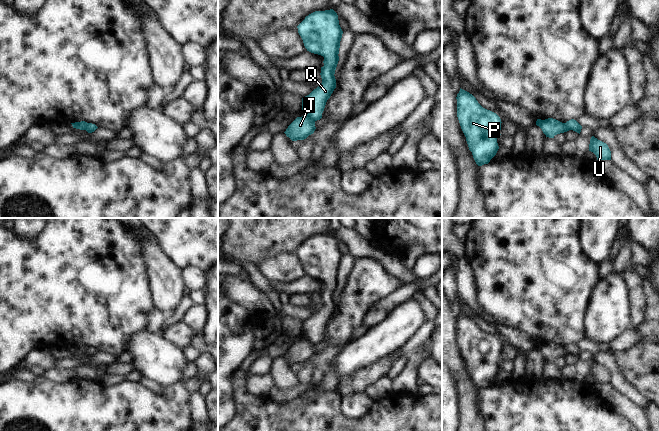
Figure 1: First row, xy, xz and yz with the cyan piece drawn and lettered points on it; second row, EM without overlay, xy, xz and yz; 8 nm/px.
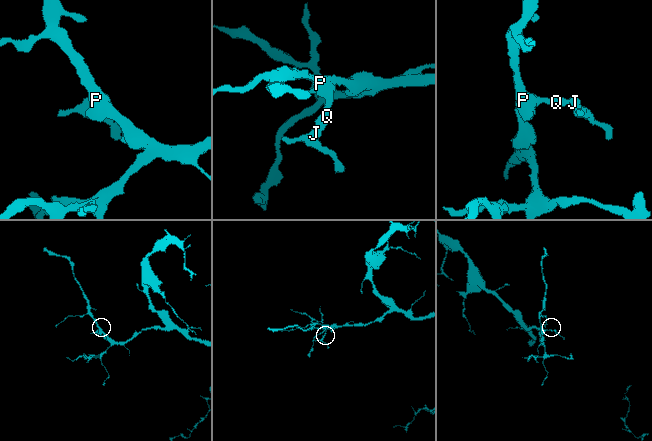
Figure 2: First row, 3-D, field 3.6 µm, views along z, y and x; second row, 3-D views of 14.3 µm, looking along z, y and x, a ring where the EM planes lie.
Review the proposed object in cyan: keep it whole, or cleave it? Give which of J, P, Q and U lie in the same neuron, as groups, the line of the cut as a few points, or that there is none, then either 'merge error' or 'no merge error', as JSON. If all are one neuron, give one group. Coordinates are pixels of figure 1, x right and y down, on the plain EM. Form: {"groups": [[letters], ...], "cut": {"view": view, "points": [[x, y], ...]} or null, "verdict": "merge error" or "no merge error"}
{"groups": [["J", "U"], ["P", "Q"]], "cut": {"view": "xz", "points": [[306, 338], [314, 345]]}, "verdict": "merge error"}

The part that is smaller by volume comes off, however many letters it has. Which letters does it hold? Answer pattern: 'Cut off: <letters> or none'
Cut off: J, U

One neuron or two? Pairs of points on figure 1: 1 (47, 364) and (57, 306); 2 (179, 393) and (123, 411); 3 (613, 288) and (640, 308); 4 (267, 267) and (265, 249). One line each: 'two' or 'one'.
1: two
2: one
3: two
4: two

